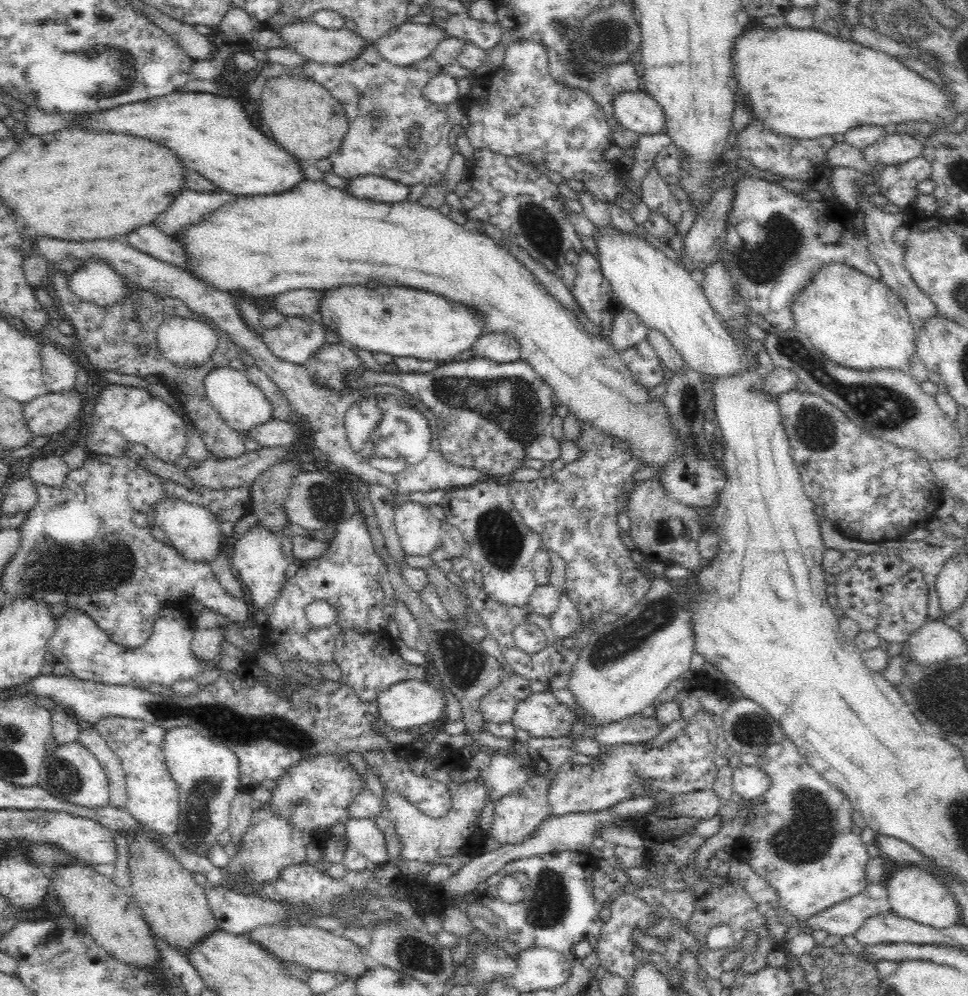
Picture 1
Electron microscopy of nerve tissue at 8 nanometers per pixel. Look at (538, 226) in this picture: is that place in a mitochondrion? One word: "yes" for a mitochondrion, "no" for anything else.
yes

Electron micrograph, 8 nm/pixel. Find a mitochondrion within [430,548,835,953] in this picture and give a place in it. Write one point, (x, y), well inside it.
(659, 614)

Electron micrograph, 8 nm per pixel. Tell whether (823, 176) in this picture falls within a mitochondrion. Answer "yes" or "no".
no

